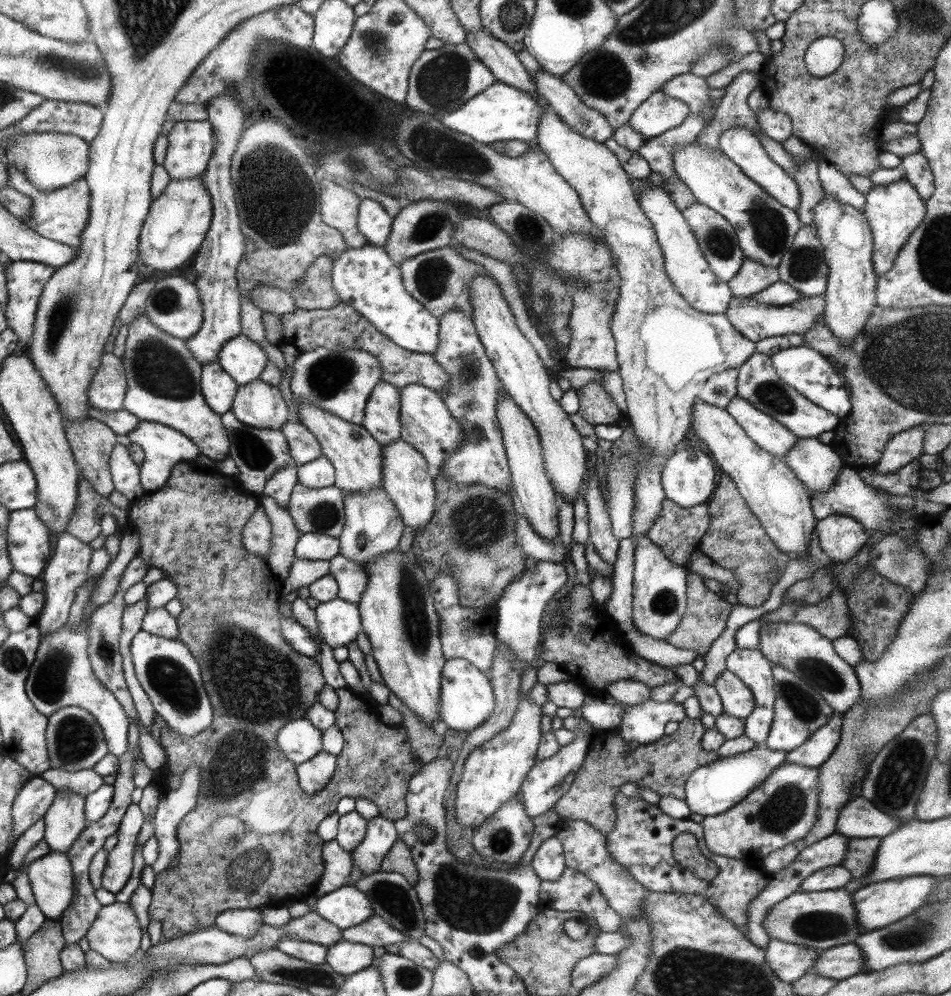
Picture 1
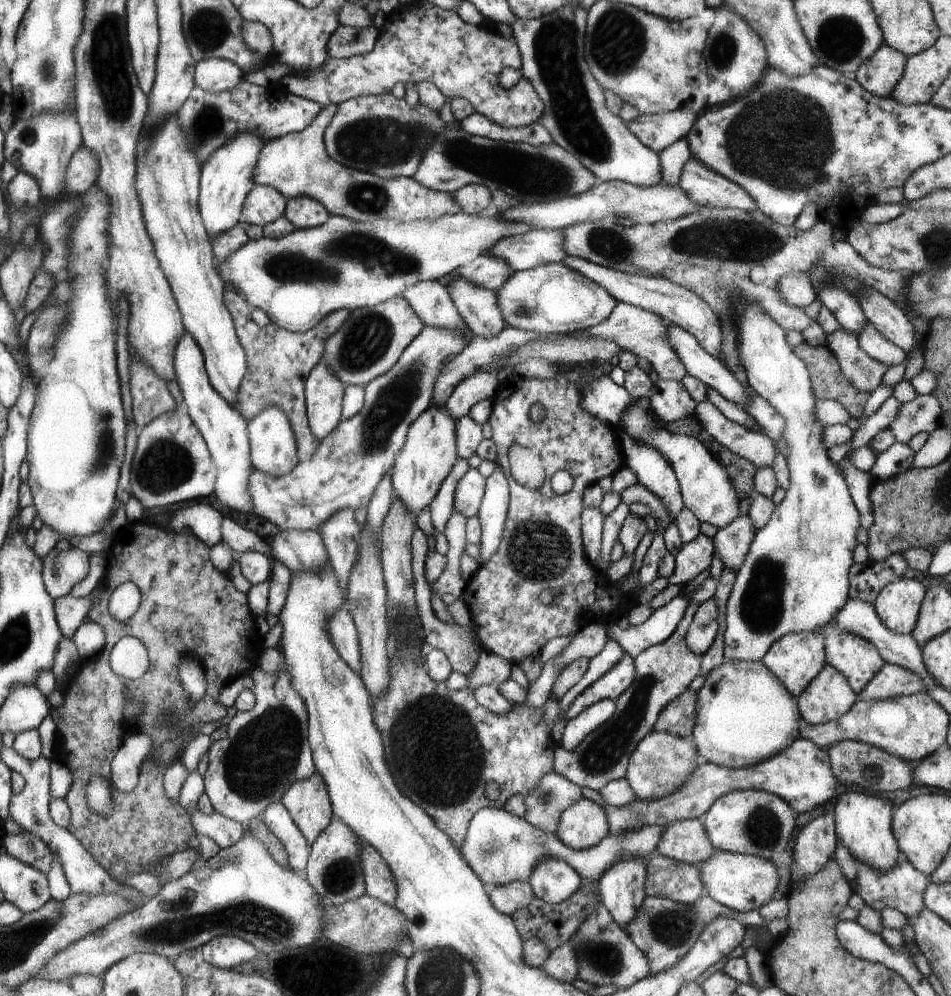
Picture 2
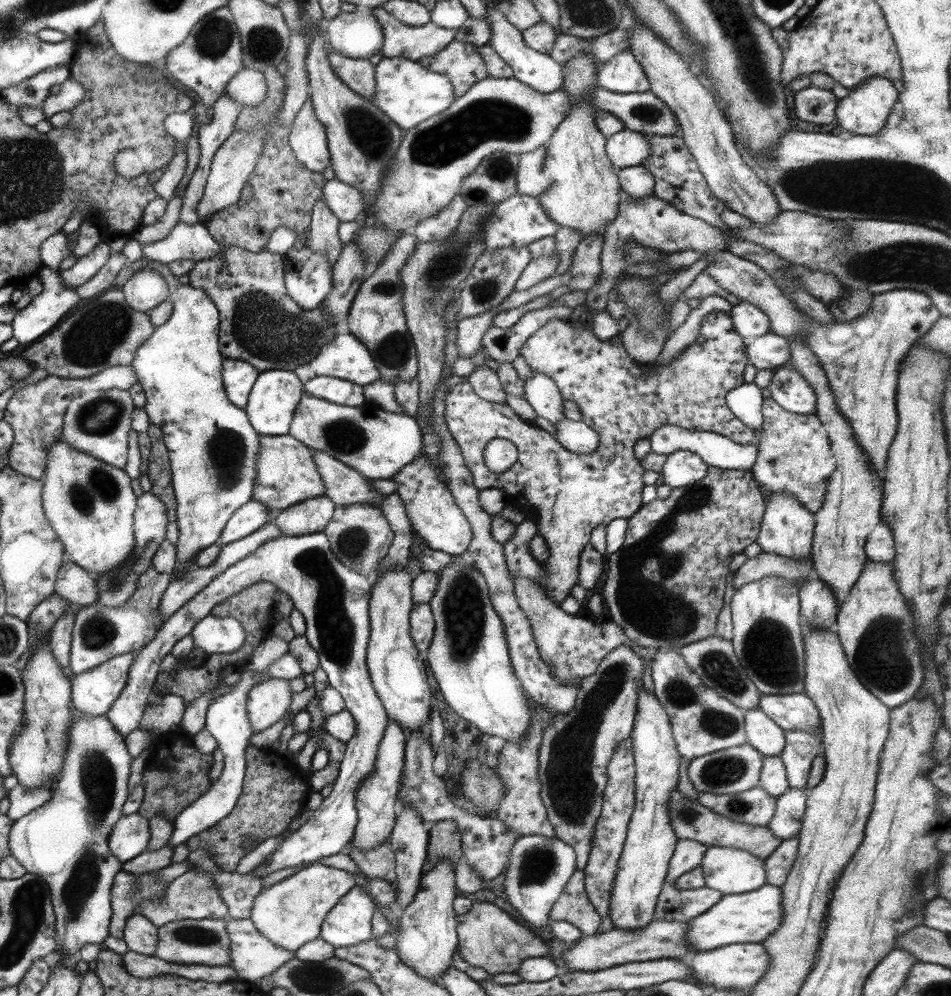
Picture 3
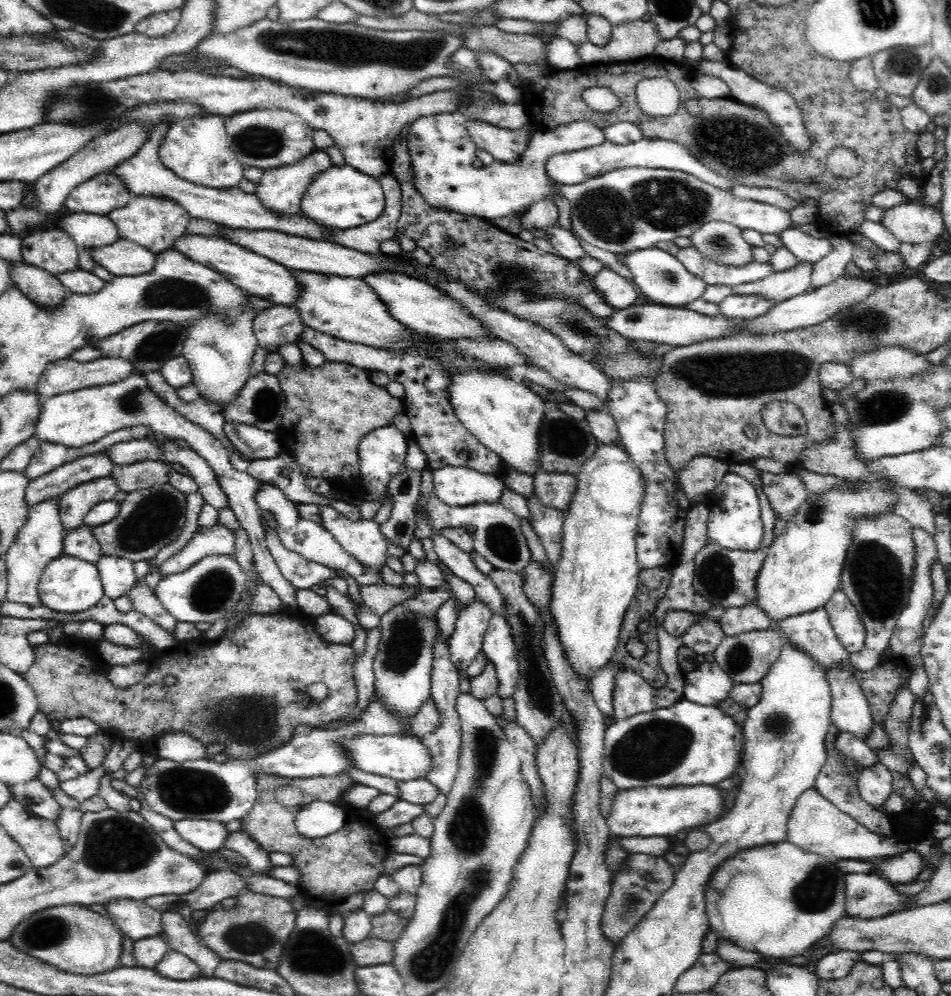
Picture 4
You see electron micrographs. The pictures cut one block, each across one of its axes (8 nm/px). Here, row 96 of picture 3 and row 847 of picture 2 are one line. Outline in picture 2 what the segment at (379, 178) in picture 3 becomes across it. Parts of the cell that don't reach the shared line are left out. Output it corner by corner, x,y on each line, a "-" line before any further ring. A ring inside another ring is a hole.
333,818
331,824
317,836
317,840
311,844
309,862
303,870
303,876
307,876
309,884
317,892
321,900
327,904
345,904
349,900
357,900
365,894
365,872
361,864
361,838
343,822

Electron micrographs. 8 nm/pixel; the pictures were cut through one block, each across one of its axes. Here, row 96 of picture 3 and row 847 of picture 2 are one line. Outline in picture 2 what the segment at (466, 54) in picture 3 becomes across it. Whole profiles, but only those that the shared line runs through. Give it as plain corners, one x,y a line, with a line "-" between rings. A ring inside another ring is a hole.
395,498
381,522
381,564
383,564
383,578
387,590
387,618
391,626
391,682
387,692
371,700
375,724
383,736
385,746
385,760
387,766
399,786
399,790
417,806
421,806
429,818
445,832
453,846
459,850
463,838
467,834
469,820
481,808
503,808
503,804
515,796
527,796
535,784
539,784
541,776
553,772
553,754
557,750
557,738
551,736
547,724
543,724
543,708
529,708
523,704
513,704
511,710
503,716
497,716
483,708
469,688
451,692
445,682
435,682
429,678
425,668
425,660
419,654
419,644
423,642
421,620
415,608
415,576
411,568
411,536
415,532
415,516
403,506
399,498
-
485,782
495,782
499,786
499,796
495,802
483,796

